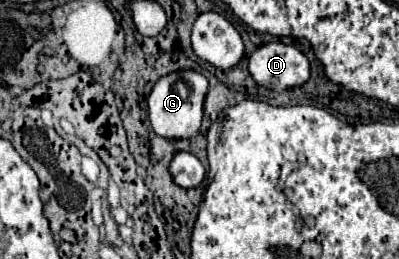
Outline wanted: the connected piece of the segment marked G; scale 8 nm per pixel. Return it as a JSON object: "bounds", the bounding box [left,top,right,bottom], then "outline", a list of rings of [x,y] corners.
{"bounds":[148,71,208,139],"outline":[[[174,71],[160,77],[148,95],[148,113],[154,133],[166,139],[190,139],[202,123],[202,105],[208,91],[208,79],[196,71]]]}

